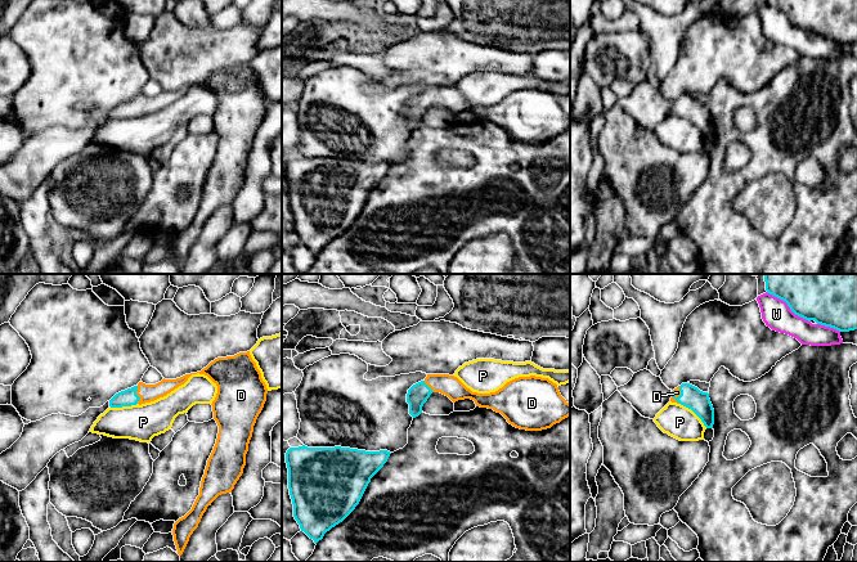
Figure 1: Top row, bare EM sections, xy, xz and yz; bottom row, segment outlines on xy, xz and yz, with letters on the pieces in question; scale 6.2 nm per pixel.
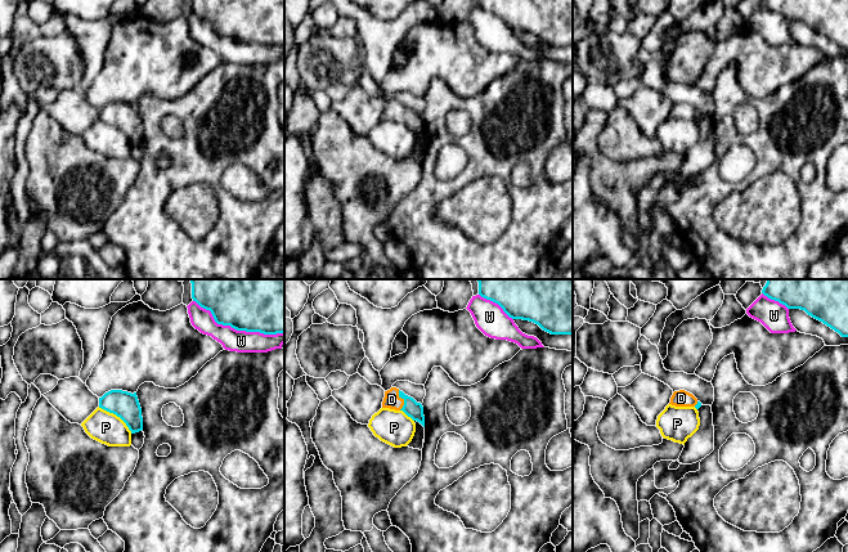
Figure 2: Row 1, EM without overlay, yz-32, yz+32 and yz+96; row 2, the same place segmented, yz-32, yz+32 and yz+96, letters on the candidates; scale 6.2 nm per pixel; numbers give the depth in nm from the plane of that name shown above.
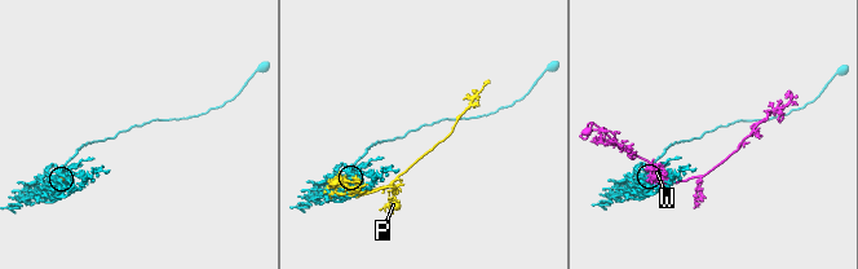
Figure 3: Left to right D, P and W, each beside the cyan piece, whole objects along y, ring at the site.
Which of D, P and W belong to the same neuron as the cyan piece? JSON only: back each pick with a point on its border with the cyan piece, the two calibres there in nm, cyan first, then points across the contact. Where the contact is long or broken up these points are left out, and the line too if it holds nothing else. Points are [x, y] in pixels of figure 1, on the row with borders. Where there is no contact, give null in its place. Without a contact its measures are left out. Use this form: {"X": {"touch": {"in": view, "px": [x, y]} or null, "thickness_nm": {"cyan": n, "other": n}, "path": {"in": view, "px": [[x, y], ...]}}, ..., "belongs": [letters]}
{"D": {"touch": {"in": "xy", "px": [137, 395]}, "thickness_nm": {"cyan": 110, "other": 110}, "path": {"in": "xy", "px": [[128, 398], [137, 395], [147, 392]]}}, "belongs": ["D"]}

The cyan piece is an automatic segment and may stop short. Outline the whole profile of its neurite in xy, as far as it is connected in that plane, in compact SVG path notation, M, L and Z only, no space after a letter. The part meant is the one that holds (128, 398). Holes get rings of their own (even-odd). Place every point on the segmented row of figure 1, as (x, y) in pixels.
M197 373L185 374L176 379L163 378L161 382L156 385L145 385L143 382L139 382L136 386L116 394L109 400L109 406L122 408L122 406L131 406L136 404L142 405L145 403L154 401L160 397L166 396L179 386L184 385L192 374L197 374Z

